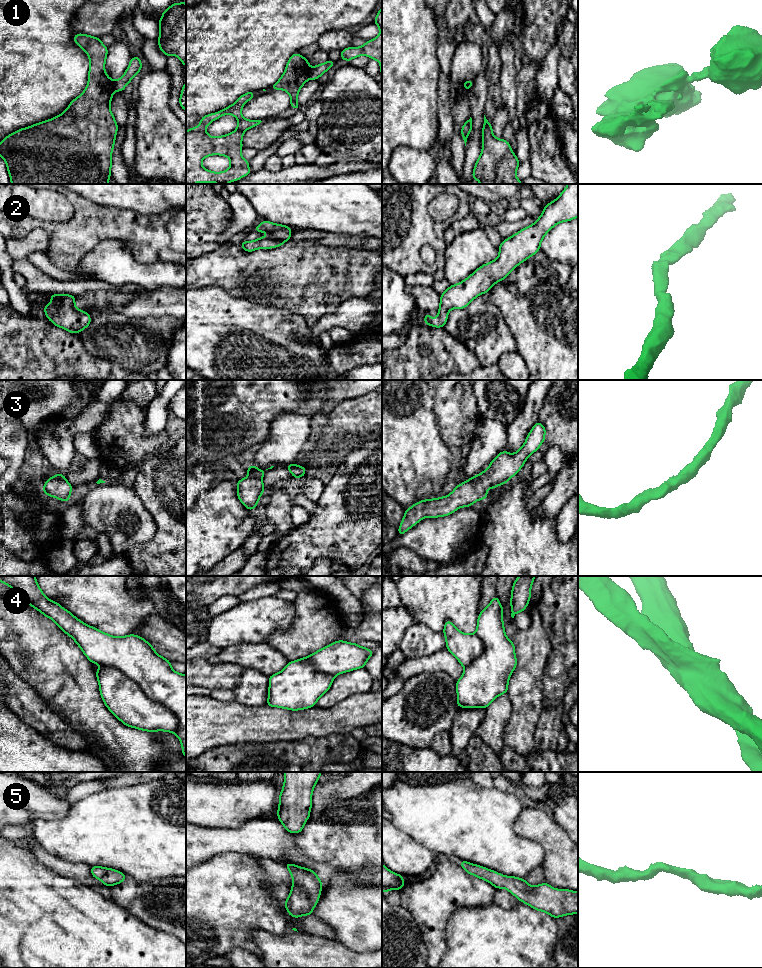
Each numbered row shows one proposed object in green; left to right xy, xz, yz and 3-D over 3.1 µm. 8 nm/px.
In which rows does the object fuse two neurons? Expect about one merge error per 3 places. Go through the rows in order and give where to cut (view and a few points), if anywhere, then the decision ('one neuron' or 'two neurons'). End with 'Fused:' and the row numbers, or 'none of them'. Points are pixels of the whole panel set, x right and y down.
1: cut xz (311, 68), (309, 77); two neurons
2: cut none; one neuron
3: cut none; one neuron
4: cut xy (100, 664), (119, 669), (163, 704), (175, 716), (177, 734); two neurons
5: cut none; one neuron
Fused: 1, 4

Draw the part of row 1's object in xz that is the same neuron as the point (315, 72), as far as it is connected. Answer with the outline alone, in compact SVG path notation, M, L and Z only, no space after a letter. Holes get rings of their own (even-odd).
M328 60L325 63L318 64L318 65L314 66L310 70L310 78L314 79L314 80L318 80L319 77L323 73L327 72L333 65L335 65L335 63L336 63L335 61Z

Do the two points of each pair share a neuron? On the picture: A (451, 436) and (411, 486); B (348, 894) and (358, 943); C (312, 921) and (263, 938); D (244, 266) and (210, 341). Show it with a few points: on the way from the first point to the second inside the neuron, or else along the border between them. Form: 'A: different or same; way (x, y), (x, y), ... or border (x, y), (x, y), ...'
A: different; border (437, 421), (439, 435), (449, 448)
B: same; way (349, 906), (358, 915), (358, 931)
C: different; border (289, 929), (291, 930)
D: different; border (209, 285), (221, 286), (233, 295), (253, 302)

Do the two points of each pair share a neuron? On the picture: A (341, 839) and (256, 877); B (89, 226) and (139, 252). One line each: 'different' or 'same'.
A: different
B: same

